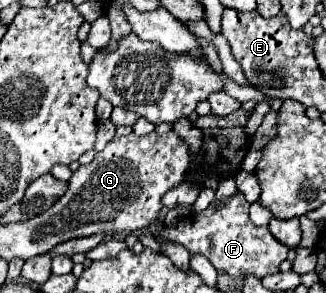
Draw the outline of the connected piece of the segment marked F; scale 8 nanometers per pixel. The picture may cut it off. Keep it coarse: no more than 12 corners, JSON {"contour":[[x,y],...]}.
{"contour":[[238,191],[156,237],[230,277],[278,273],[290,247]]}

